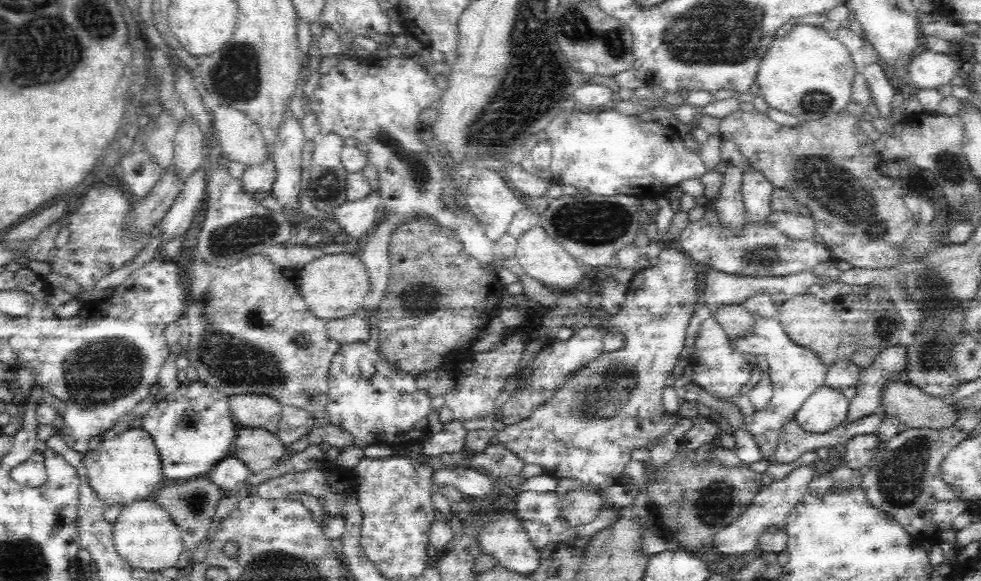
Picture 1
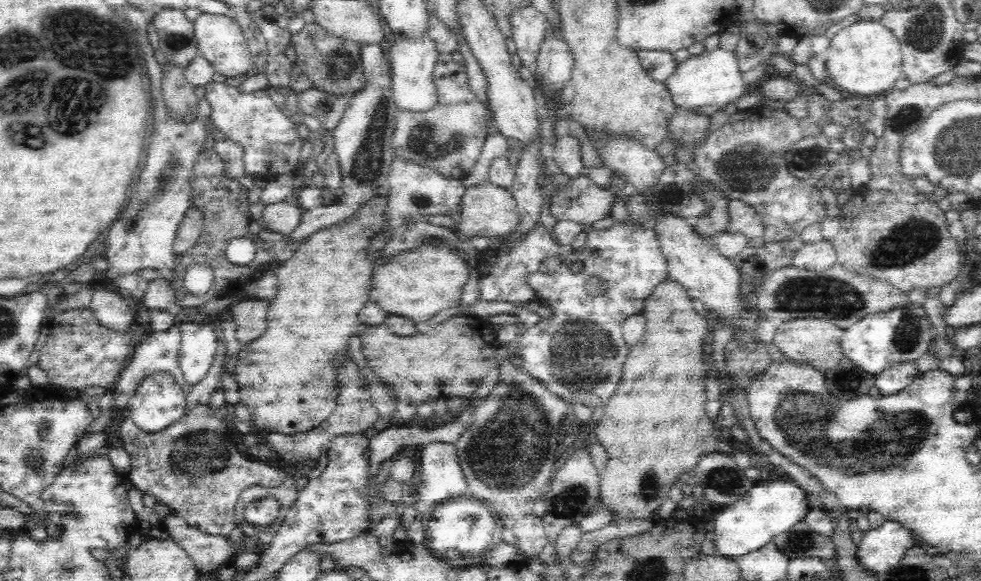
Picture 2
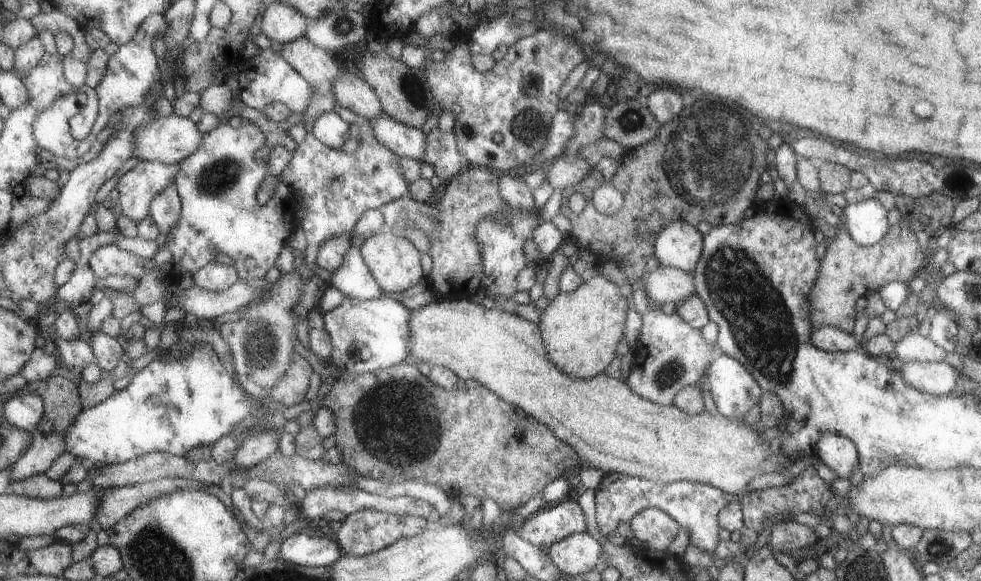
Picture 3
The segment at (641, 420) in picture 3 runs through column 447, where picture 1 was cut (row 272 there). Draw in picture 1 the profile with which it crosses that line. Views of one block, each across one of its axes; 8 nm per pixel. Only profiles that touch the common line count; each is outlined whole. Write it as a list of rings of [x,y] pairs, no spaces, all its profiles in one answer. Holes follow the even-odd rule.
[[[341,252],[328,253],[326,256],[314,260],[314,262],[305,264],[300,270],[298,286],[301,296],[305,301],[308,311],[318,319],[326,322],[341,320],[345,317],[360,313],[362,308],[364,308],[367,292],[370,288],[370,280],[366,267],[364,267],[360,260],[360,252],[358,252],[358,256],[350,256]]]

